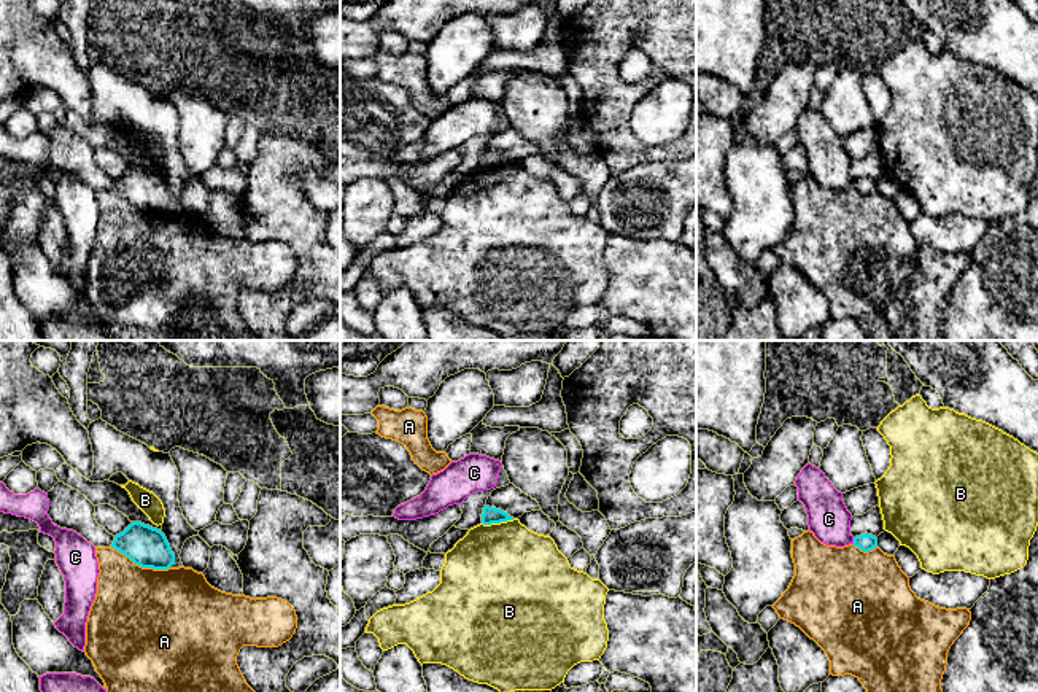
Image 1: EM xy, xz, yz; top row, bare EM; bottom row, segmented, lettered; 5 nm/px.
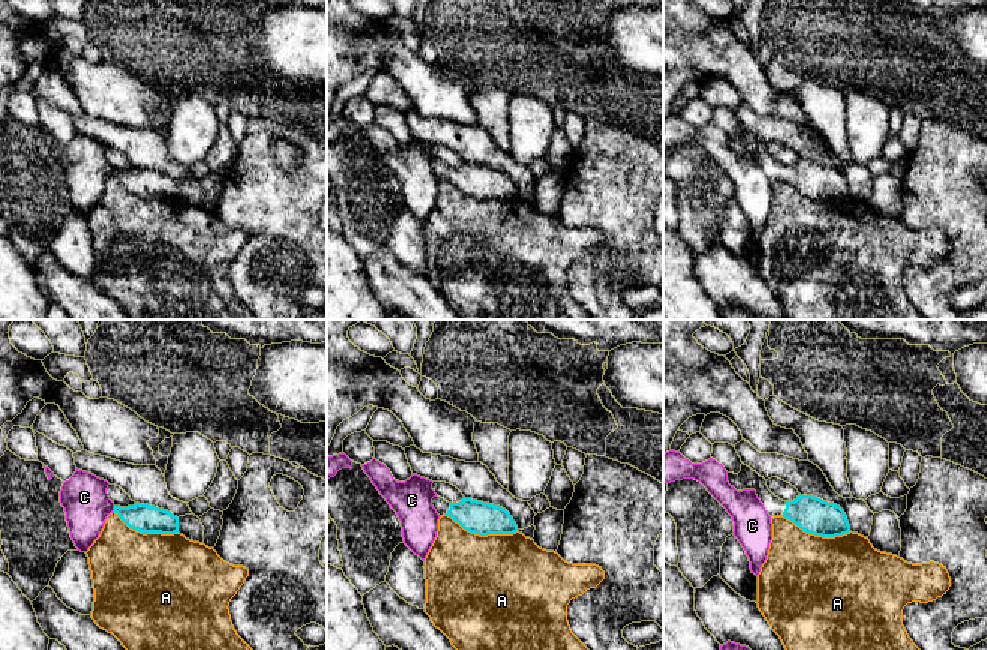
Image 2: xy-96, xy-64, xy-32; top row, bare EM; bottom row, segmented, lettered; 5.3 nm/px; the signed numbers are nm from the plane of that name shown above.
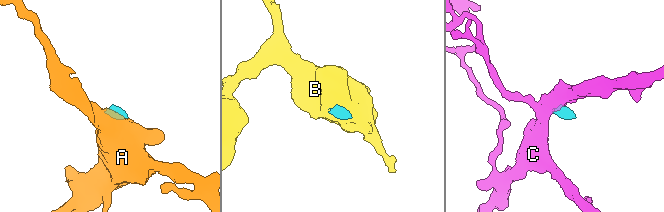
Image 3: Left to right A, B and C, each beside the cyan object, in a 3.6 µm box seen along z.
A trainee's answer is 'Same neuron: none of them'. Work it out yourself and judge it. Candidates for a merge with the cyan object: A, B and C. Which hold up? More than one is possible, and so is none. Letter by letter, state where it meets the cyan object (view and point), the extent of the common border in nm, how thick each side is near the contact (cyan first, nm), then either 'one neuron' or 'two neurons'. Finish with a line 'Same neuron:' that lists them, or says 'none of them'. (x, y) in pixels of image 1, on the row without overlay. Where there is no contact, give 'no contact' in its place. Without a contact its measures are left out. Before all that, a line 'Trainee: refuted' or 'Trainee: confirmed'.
Trainee: confirmed
A: xy (140, 209) | 320 nm | 200/480 nm | two neurons
B: xz (498, 166) | 170 nm | 80/500 nm | two neurons
C: yz (854, 185) | 30 nm | 90/220 nm | two neurons
Same neuron: none of them

